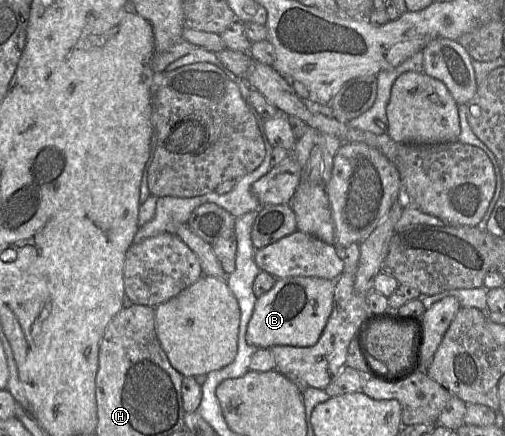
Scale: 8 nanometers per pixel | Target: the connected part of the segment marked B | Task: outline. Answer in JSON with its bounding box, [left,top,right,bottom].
[246,277,335,349]

